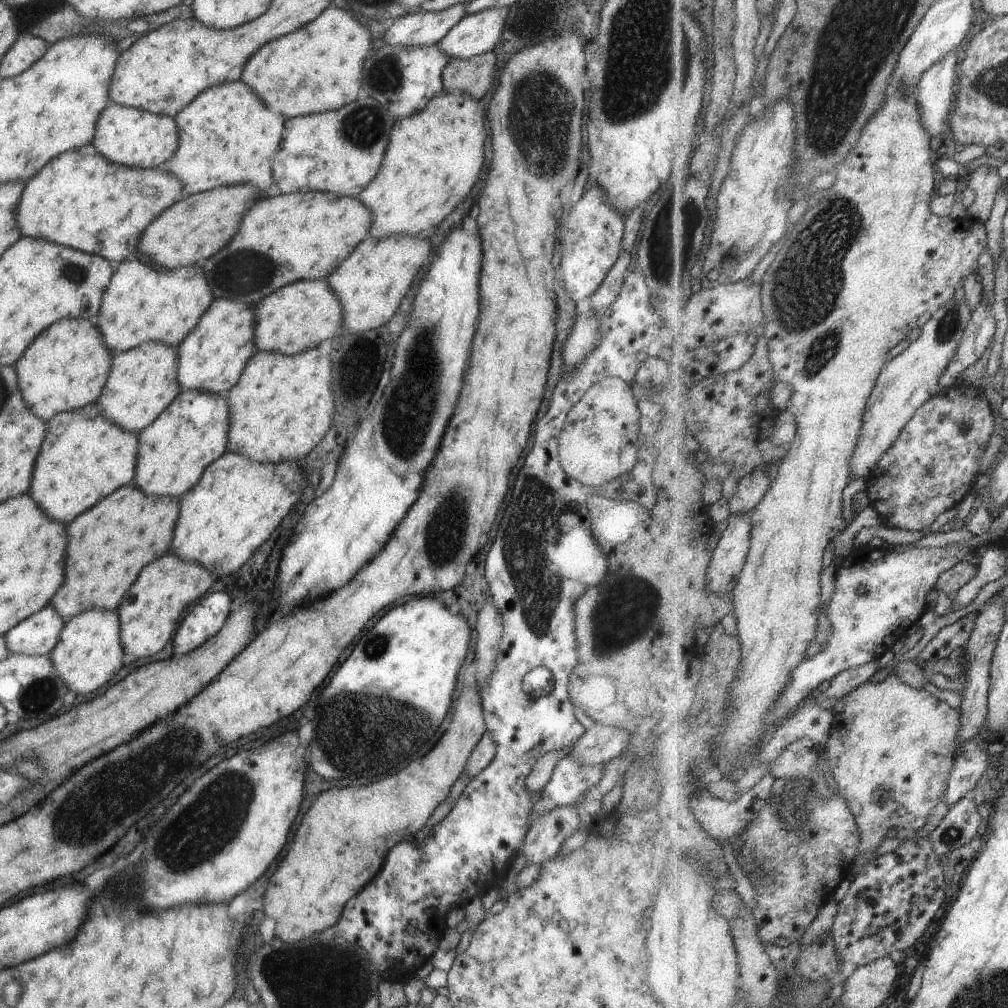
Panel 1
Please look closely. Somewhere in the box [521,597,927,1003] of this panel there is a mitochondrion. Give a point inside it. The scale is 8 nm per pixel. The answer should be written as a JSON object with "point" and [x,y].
{"point":[884,794]}

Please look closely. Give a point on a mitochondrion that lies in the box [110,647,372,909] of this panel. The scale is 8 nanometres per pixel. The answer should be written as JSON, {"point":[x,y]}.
{"point":[215,818]}

